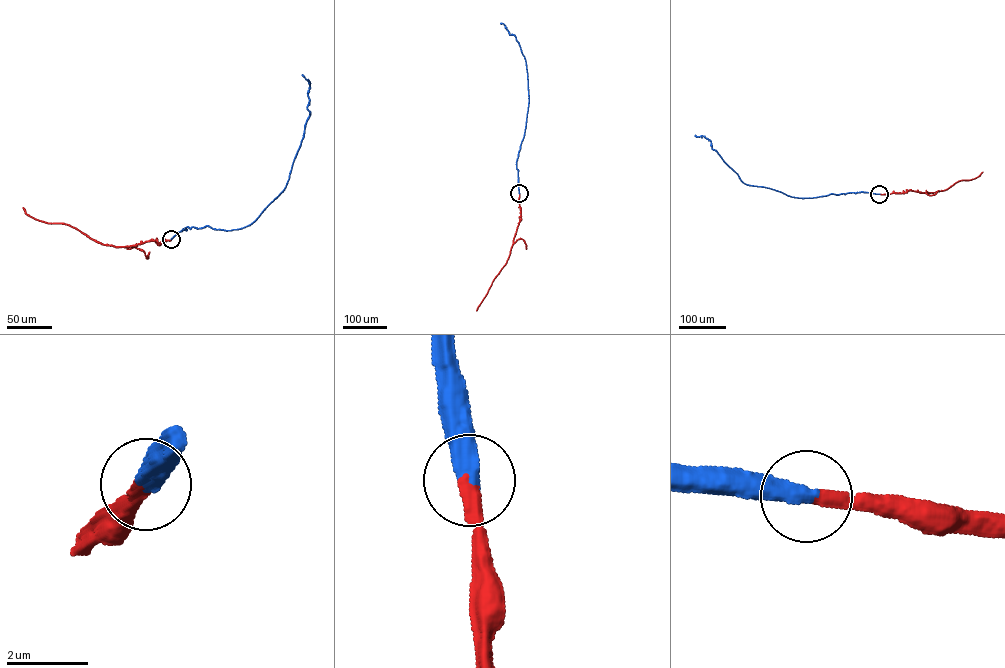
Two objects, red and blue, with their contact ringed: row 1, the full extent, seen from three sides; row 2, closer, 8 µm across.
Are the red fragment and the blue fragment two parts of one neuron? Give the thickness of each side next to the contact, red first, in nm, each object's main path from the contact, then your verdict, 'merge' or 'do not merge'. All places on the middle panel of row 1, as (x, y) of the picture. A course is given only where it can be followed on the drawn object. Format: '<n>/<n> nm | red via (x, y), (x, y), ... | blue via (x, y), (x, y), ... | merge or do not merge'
380/500 nm | red via (519, 193), (521, 219), (509, 257), (476, 310) | blue via (519, 193), (516, 162), (528, 106), (527, 73), (515, 35), (510, 35), (500, 23) | merge

